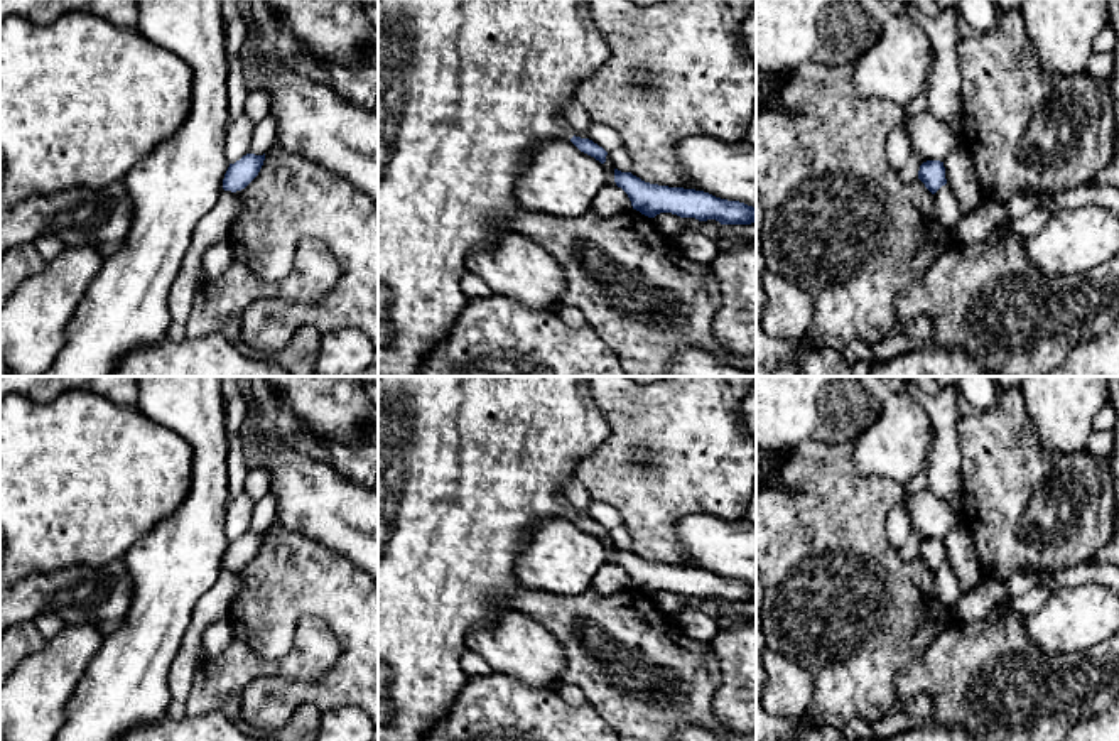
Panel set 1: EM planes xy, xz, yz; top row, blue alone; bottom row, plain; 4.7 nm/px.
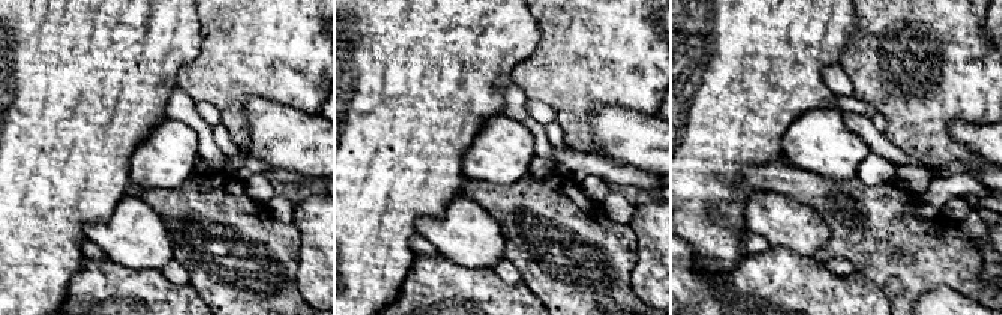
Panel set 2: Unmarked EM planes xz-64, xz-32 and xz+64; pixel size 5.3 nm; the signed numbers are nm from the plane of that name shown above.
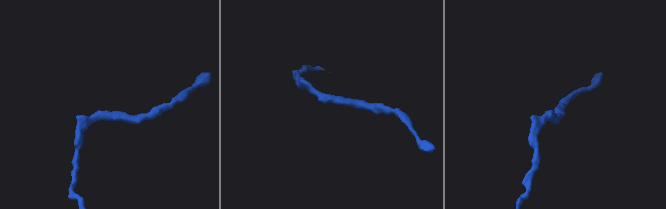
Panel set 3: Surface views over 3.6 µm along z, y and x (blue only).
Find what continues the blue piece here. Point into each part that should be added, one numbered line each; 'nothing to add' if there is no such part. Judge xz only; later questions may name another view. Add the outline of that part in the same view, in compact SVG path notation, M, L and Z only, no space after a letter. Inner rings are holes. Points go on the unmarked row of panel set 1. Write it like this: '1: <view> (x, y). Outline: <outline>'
1: xz (466, 465). Outline: M378 376L378 658L390 670L388 700L393 707L393 716L385 724L378 724L378 741L422 741L425 733L447 716L451 704L469 680L469 675L461 667L461 658L468 650L468 633L473 628L493 626L498 618L508 611L505 601L510 599L518 587L515 562L527 544L528 530L538 520L574 515L574 508L562 493L562 486L576 478L577 462L587 454L592 454L604 442L608 434L609 424L592 400L586 376Z

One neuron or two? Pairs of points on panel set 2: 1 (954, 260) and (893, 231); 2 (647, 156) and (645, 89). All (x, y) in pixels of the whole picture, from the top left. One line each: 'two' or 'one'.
1: one
2: two

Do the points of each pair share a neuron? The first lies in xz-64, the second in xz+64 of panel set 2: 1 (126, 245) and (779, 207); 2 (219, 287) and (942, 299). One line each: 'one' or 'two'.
1: one
2: two

